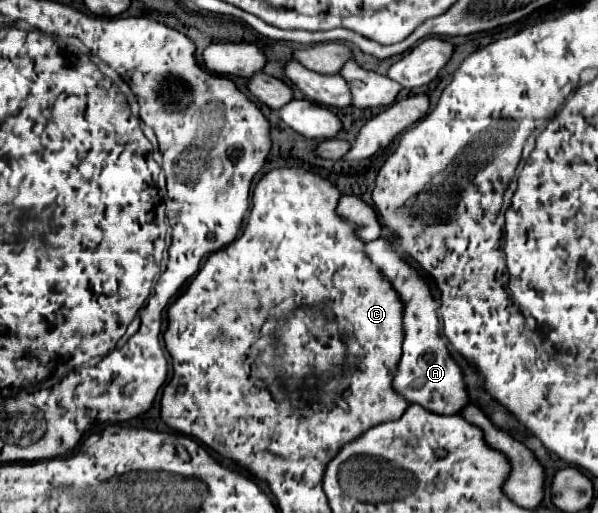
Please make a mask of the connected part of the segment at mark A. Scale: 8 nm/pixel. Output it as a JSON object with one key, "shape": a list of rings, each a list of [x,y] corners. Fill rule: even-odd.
{"shape":[[[375,239],[367,243],[365,253],[371,261],[387,275],[397,293],[405,303],[405,341],[403,341],[403,357],[395,371],[393,387],[409,401],[417,403],[439,415],[457,415],[463,407],[469,405],[469,393],[463,381],[461,367],[455,363],[451,353],[447,351],[447,343],[439,333],[439,317],[437,317],[437,301],[431,295],[429,279],[421,275],[415,267],[411,267],[405,257],[391,245],[387,239]]]}

